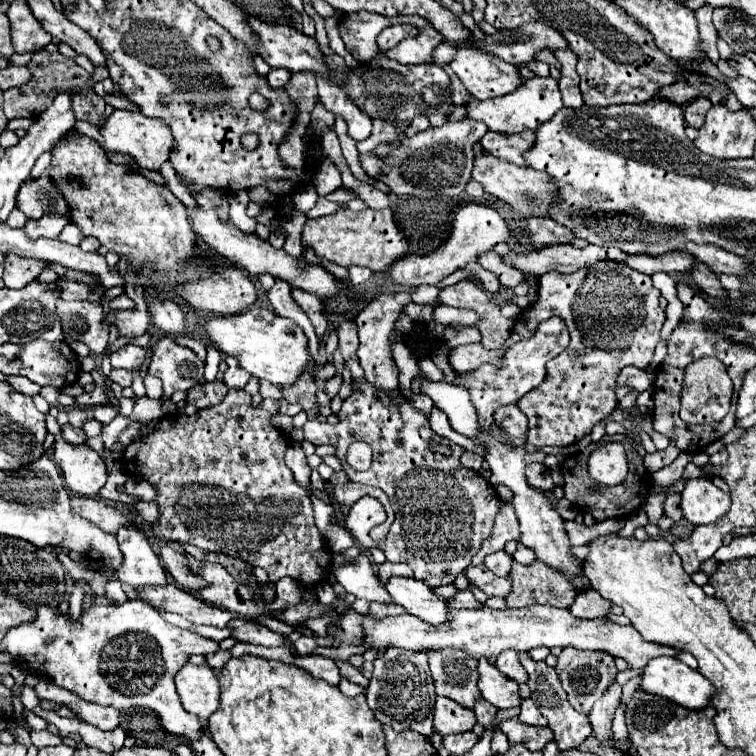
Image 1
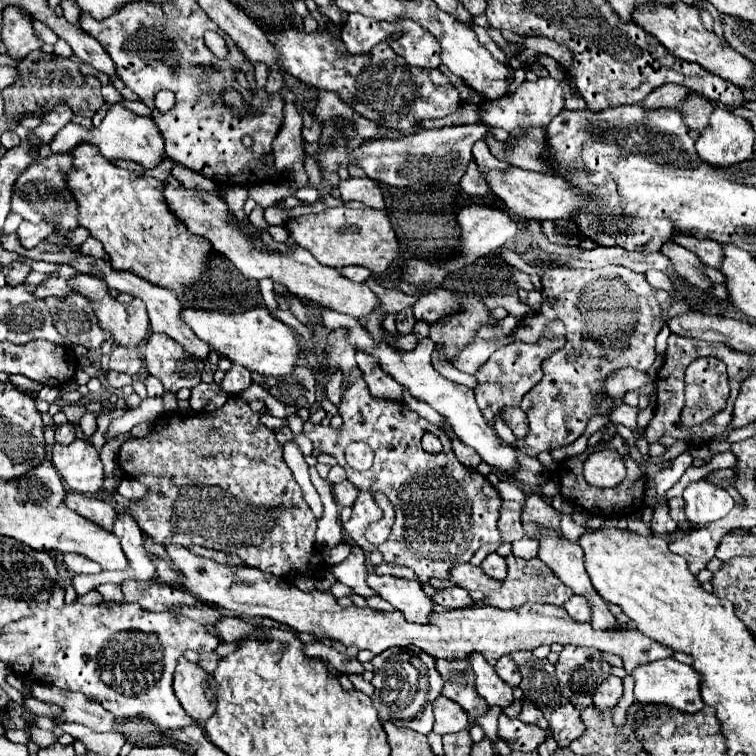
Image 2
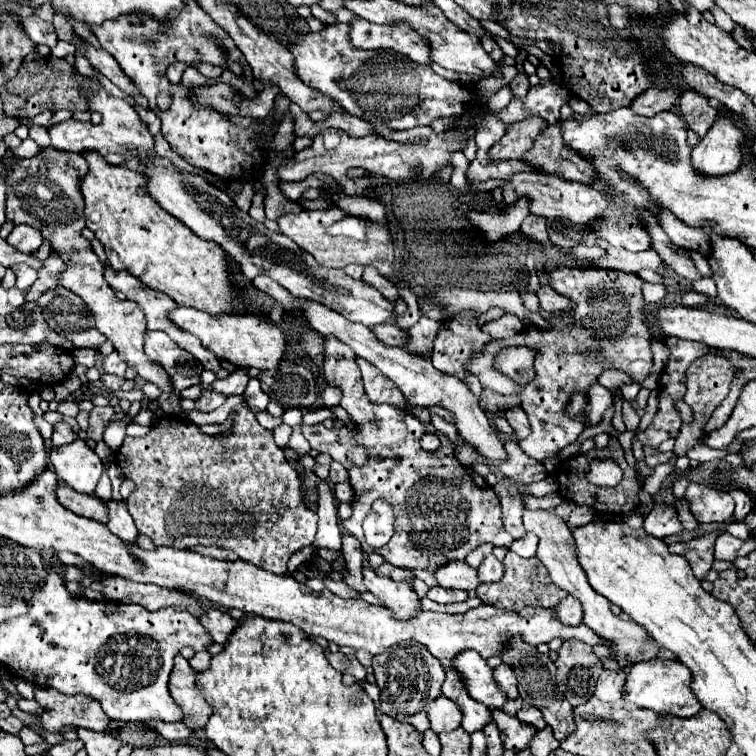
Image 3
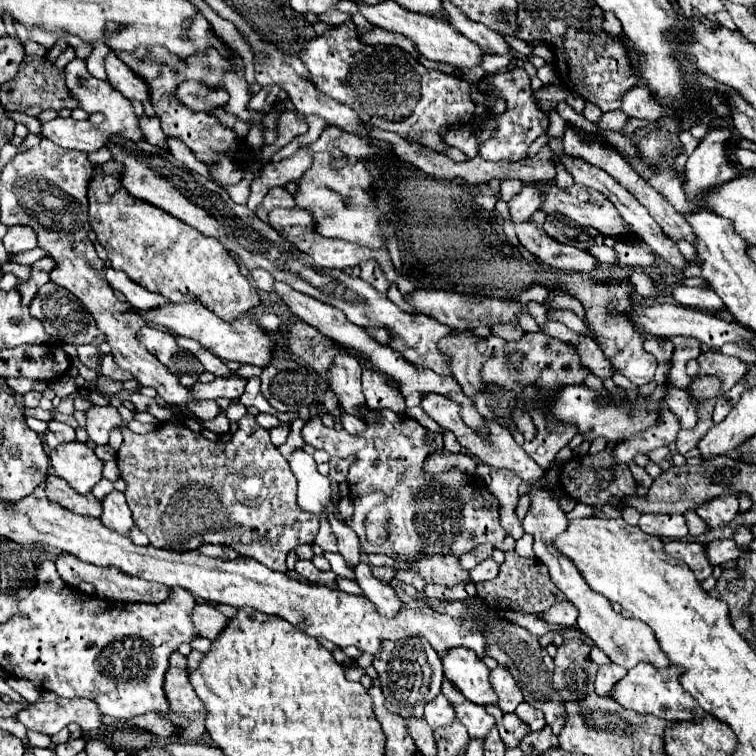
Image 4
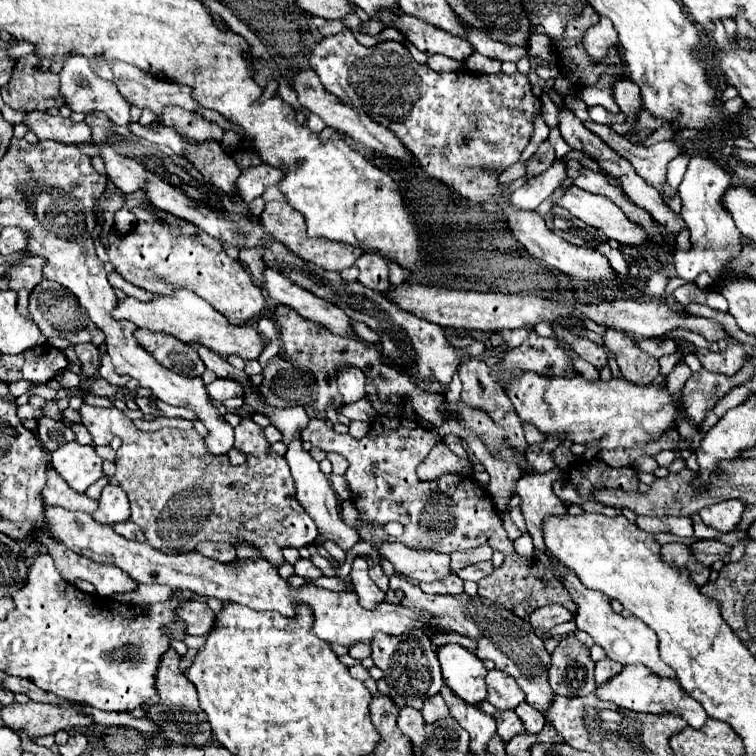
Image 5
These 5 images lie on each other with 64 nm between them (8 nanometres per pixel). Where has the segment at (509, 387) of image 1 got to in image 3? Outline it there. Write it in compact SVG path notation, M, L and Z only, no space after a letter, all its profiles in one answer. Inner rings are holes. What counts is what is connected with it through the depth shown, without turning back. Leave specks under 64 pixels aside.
M514 346L500 350L500 354L494 360L494 366L496 370L514 378L518 384L526 384L528 380L532 380L532 360L534 352L530 348ZM484 390L482 392L482 410L484 412L498 412L498 410L504 410L504 406L516 406L520 404L520 398L518 396L502 396L502 394L496 394L492 390Z

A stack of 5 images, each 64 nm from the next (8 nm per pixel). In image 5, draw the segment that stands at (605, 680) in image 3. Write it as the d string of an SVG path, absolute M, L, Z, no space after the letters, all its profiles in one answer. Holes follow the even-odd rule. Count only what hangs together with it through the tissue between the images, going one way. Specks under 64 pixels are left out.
M602 658L596 662L596 684L602 684L604 680L608 680L608 676L614 676L614 672L620 672L620 664L616 664L610 658Z

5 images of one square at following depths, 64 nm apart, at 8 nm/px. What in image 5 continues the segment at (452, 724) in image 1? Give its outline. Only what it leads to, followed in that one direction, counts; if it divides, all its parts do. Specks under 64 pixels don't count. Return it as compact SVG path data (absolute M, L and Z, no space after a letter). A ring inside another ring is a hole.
M440 694L428 696L428 698L424 700L424 706L422 706L420 712L422 712L422 716L424 716L426 722L436 722L436 720L440 720L440 718L444 718L444 716L450 714L450 712L448 712L448 706L444 704L444 700L442 700Z

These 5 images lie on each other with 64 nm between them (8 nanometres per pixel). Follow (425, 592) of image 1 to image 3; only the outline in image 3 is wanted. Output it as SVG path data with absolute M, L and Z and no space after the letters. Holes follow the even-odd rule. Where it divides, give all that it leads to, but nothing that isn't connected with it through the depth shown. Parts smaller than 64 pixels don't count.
M370 566L362 568L364 586L372 592L396 618L412 618L420 610L420 598L408 582L392 582L390 578L376 576Z

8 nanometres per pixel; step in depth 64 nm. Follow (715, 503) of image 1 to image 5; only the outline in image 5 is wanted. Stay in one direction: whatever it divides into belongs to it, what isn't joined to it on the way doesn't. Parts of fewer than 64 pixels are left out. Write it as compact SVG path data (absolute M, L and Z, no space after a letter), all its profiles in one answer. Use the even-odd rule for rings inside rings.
M726 500L712 508L700 510L700 518L710 528L716 528L720 532L732 532L738 528L742 520L742 512L744 512L744 504L740 500Z

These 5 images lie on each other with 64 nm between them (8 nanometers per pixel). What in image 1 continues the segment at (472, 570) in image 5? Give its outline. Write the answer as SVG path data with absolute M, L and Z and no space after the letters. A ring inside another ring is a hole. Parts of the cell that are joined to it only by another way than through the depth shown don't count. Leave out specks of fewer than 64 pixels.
M494 552L494 554L488 554L486 560L484 560L486 568L490 572L494 572L496 576L508 576L510 572L510 566L512 566L512 556L504 554L504 552Z

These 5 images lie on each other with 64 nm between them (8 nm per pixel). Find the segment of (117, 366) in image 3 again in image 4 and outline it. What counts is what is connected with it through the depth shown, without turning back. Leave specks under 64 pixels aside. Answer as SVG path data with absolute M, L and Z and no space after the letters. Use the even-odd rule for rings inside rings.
M112 354L102 356L100 374L102 374L102 376L108 376L108 378L112 378L112 380L118 380L118 382L126 382L126 380L132 378L132 376L128 376L128 372L120 372L120 368L116 368L116 364L114 364L114 360L112 360Z

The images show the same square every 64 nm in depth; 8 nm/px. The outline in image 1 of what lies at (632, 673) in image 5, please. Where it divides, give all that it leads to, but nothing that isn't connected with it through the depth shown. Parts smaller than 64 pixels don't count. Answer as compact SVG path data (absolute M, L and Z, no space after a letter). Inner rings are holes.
M676 658L652 660L640 676L640 690L652 696L662 696L688 710L702 710L708 706L708 696L716 690L694 668L682 664Z

